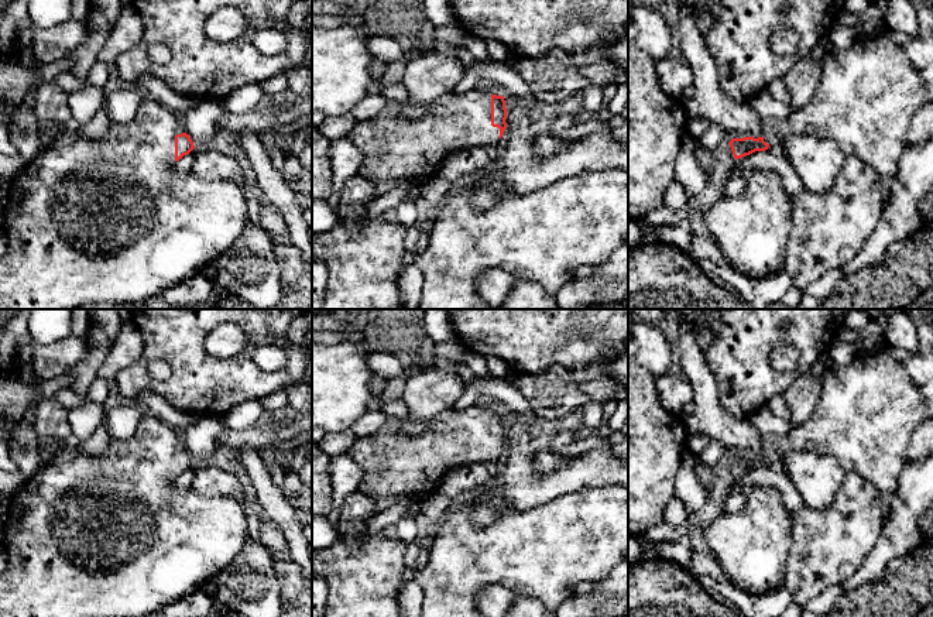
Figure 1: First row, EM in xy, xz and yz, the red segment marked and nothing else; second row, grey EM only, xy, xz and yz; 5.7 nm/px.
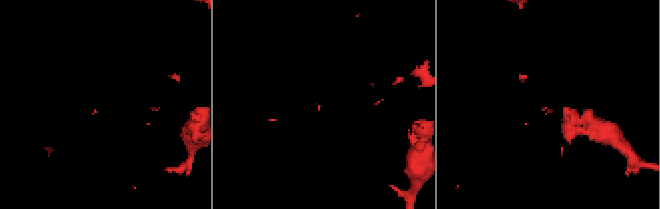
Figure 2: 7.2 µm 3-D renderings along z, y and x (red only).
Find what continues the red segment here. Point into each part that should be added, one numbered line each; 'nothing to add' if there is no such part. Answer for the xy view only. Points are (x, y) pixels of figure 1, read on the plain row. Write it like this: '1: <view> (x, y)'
1: xy (86, 535)

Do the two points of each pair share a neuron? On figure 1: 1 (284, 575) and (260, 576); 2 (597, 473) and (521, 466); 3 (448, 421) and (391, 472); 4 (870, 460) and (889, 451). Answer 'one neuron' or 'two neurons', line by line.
1: two neurons
2: one neuron
3: one neuron
4: one neuron

